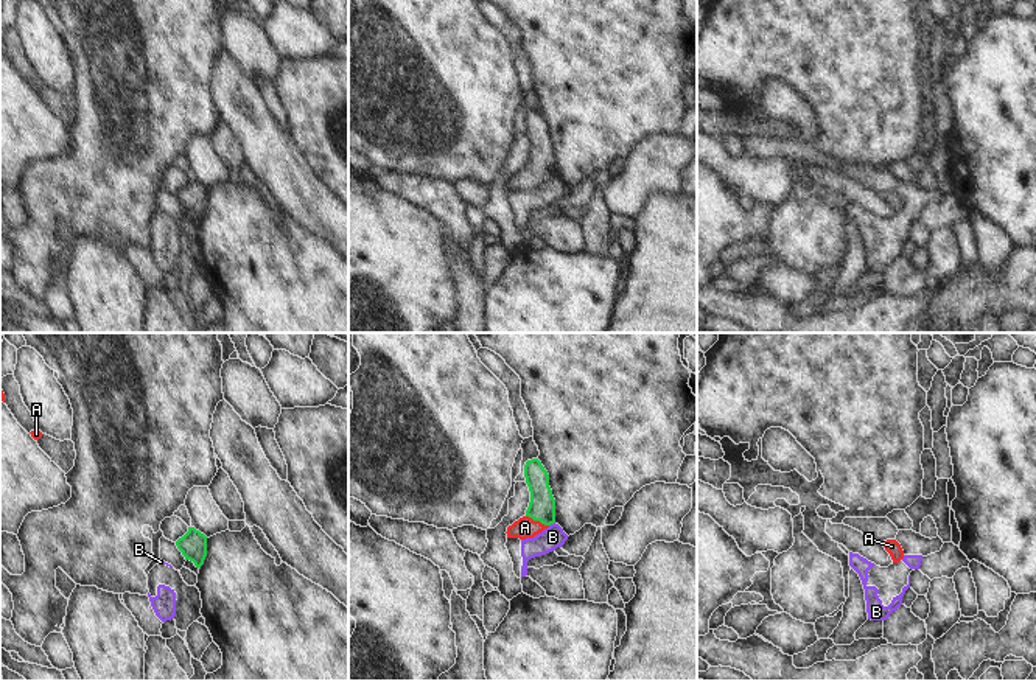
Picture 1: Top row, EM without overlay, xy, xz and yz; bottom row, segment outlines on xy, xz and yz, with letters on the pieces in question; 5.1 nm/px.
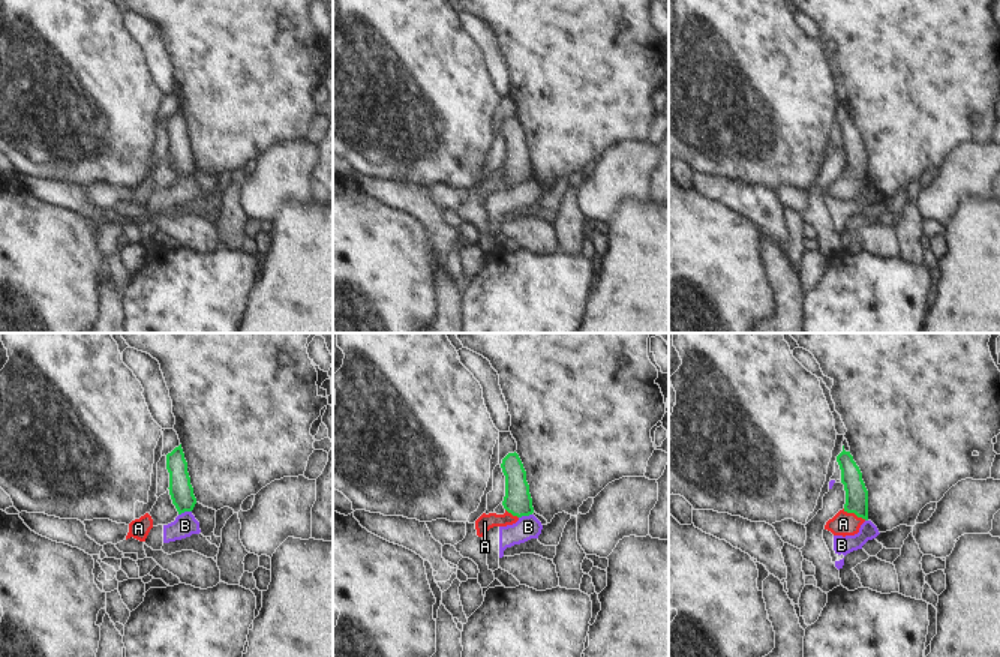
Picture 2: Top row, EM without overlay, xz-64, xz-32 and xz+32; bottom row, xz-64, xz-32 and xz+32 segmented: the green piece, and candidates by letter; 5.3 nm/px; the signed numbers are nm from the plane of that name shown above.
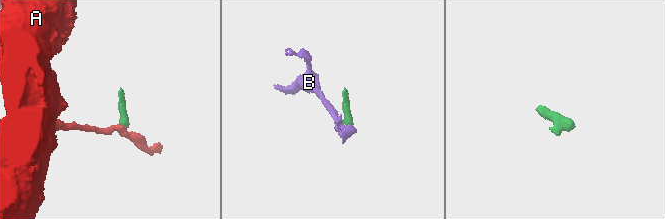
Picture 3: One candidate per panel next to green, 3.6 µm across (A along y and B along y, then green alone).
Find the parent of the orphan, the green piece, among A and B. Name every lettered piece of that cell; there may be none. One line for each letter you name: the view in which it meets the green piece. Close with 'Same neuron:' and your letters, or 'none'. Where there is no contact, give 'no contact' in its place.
A: meets green in xz
Same neuron: A

